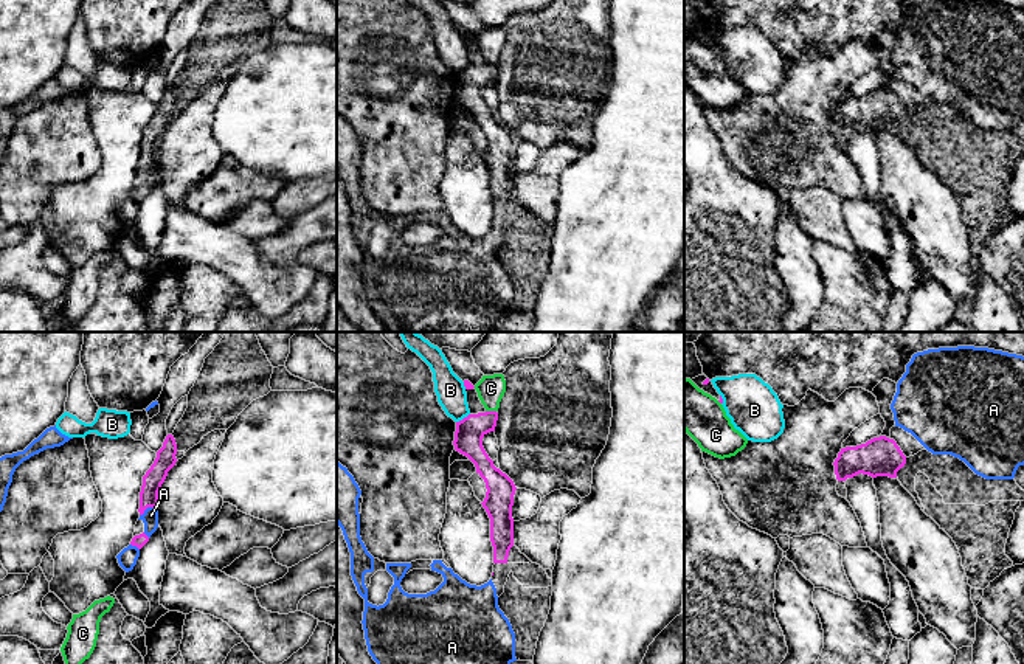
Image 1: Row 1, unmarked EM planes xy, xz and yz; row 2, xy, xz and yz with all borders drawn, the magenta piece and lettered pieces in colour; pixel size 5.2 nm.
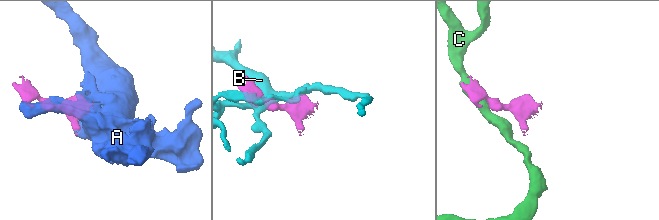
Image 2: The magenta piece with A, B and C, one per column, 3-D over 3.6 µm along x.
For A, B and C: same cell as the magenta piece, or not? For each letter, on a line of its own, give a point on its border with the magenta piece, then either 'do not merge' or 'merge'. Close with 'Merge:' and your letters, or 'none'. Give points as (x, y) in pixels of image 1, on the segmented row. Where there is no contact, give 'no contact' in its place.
A: meets magenta in xy at (148, 506); merge
B: meets magenta in xz at (464, 418); do not merge
C: meets magenta in xz at (491, 411); do not merge
Merge: A

